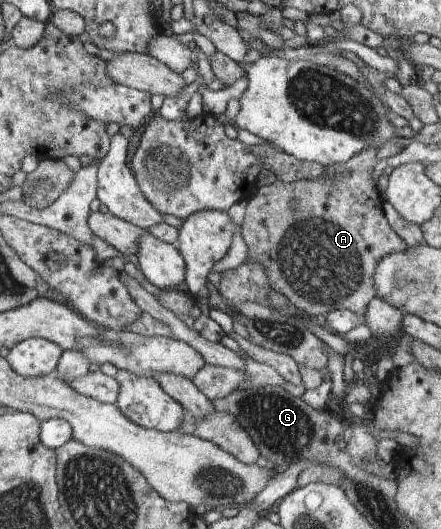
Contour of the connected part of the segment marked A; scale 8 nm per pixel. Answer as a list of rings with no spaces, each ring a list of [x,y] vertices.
[[[368,147],[340,164],[336,180],[327,181],[320,177],[285,183],[277,179],[273,184],[258,188],[246,201],[245,215],[240,224],[242,238],[249,248],[248,261],[262,263],[269,278],[267,284],[284,294],[292,306],[302,310],[309,318],[323,318],[329,311],[335,310],[351,310],[364,317],[367,306],[377,294],[372,278],[376,262],[384,254],[407,248],[402,238],[388,225],[383,211],[384,200],[372,180],[379,149]]]

